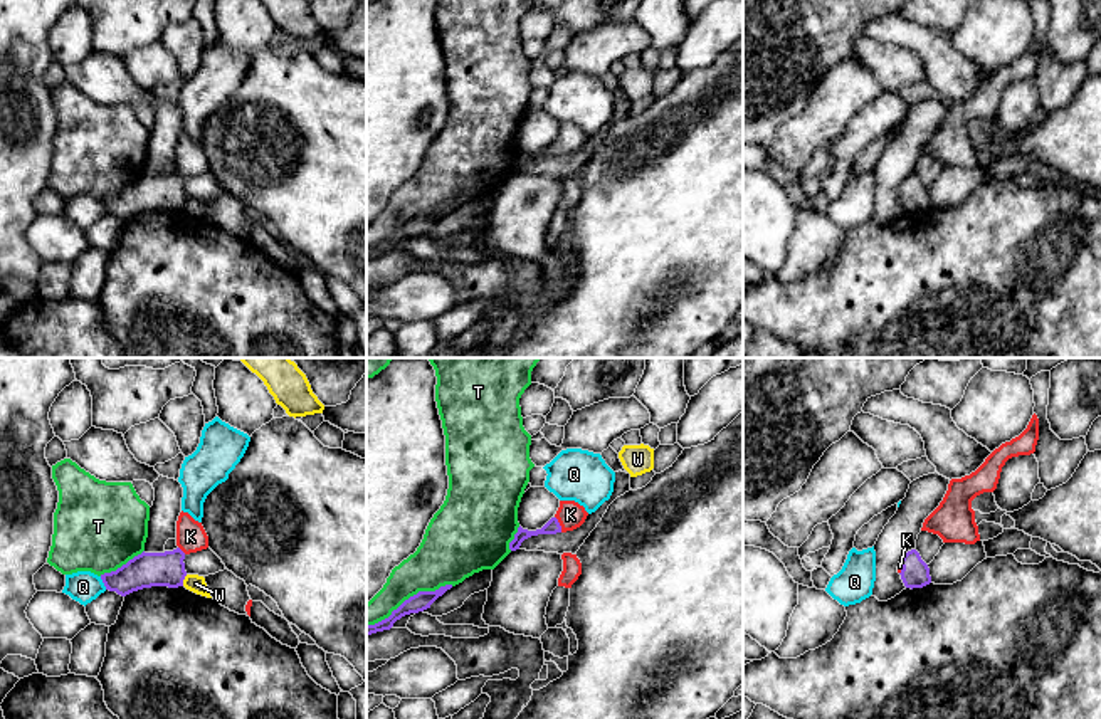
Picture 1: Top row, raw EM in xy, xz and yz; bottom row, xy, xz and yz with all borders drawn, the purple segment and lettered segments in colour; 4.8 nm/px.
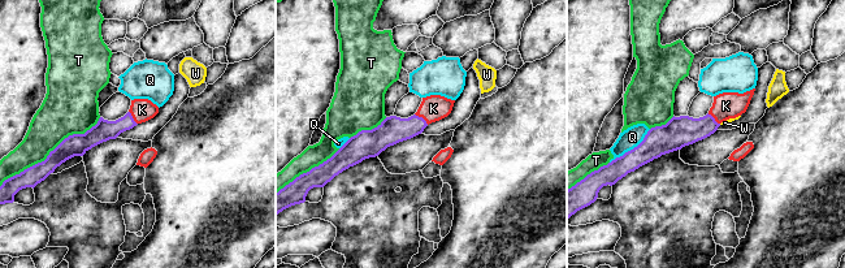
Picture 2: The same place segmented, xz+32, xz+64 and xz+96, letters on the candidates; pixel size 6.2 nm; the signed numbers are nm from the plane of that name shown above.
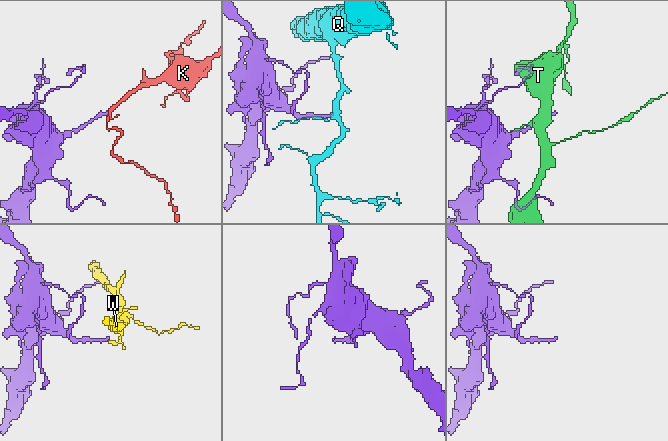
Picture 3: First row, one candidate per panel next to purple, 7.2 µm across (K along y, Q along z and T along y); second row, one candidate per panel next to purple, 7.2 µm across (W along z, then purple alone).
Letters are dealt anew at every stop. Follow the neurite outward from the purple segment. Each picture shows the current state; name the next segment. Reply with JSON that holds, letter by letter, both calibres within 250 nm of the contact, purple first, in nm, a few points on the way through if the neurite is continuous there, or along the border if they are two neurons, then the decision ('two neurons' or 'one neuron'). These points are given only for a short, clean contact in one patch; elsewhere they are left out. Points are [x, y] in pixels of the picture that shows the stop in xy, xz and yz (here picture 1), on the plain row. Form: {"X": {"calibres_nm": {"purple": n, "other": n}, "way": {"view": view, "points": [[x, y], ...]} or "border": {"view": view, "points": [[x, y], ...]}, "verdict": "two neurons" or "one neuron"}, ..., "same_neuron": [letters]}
{"K": {"calibres_nm": {"purple": 70, "other": 140}, "way": {"view": "xz", "points": [[552, 150], [558, 148], [570, 138]]}, "verdict": "one neuron"}, "Q": {"calibres_nm": {"purple": 170, "other": 150}, "verdict": "two neurons"}, "T": {"calibres_nm": {"purple": 90, "other": 260}, "verdict": "two neurons"}, "W": {"calibres_nm": {"purple": 170, "other": 90}, "border": {"view": "xy", "points": [[187, 199], [182, 209]]}, "verdict": "two neurons"}, "same_neuron": ["K"]}

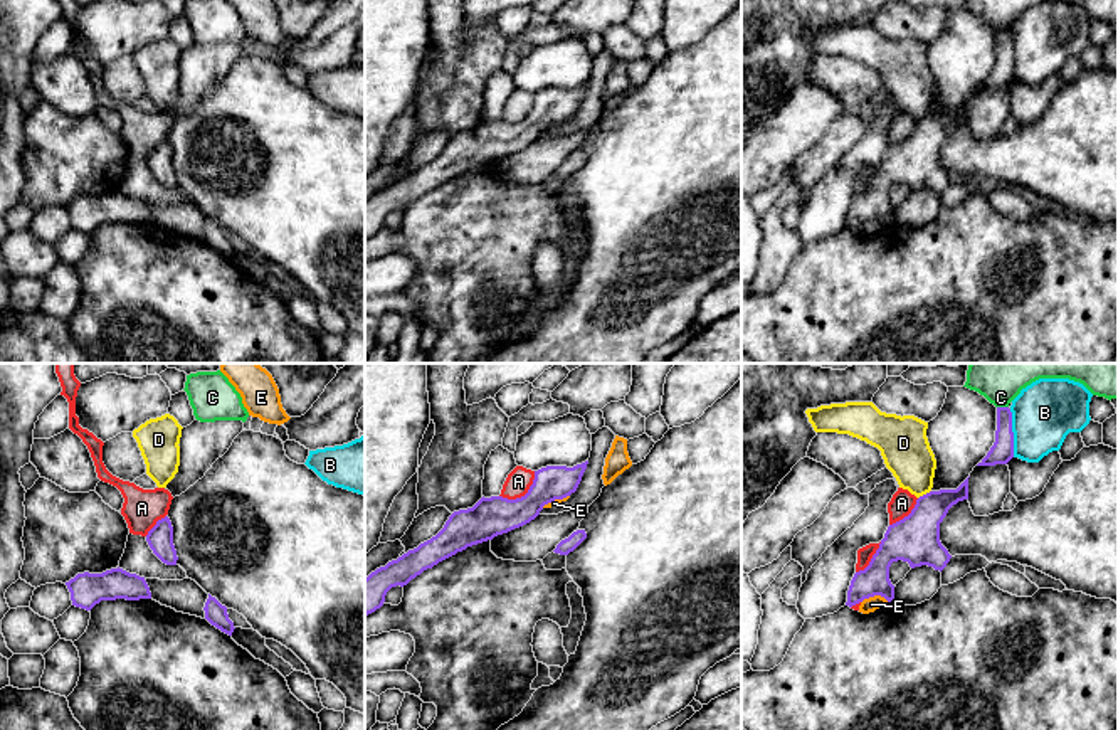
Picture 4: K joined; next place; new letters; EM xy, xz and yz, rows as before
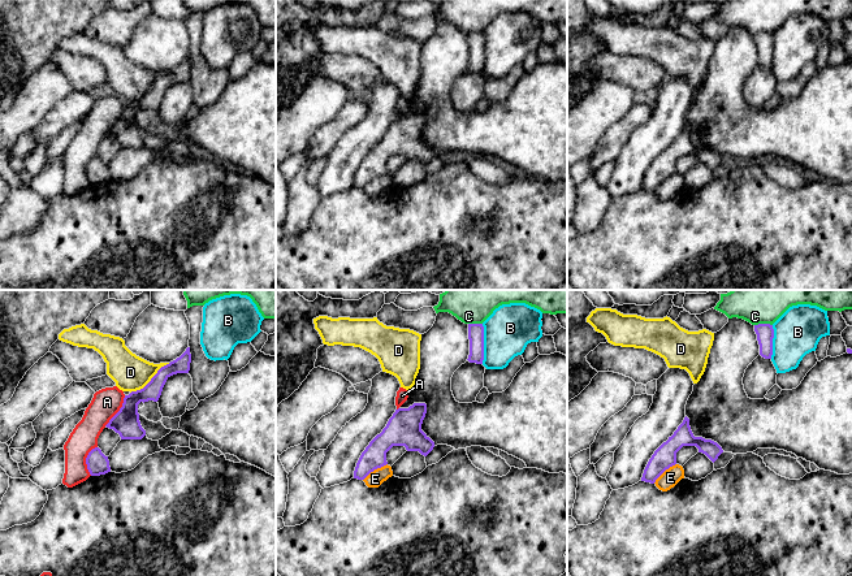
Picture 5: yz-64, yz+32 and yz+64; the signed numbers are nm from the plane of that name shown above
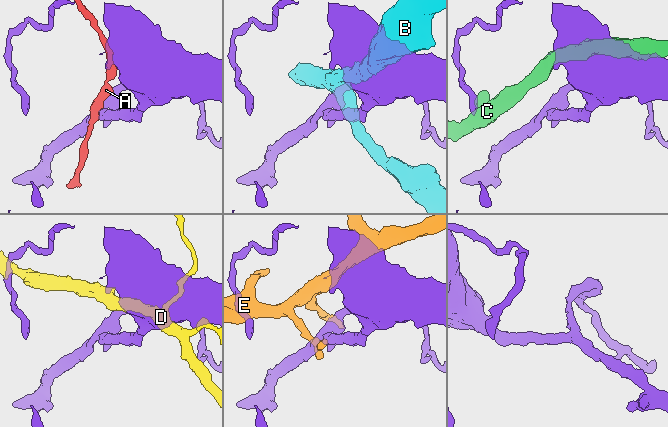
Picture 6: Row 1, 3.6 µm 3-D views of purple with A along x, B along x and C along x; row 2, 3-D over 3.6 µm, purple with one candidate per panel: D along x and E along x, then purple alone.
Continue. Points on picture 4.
{"A": {"calibres_nm": {"purple": 190, "other": 120}, "verdict": "two neurons"}, "B": {"calibres_nm": {"purple": 110, "other": 300}, "verdict": "two neurons"}, "C": {"calibres_nm": {"purple": 110, "other": 140}, "border": {"view": "yz", "points": [[997, 29], [1007, 31]]}, "verdict": "two neurons"}, "D": {"calibres_nm": {"purple": 240, "other": 240}, "border": {"view": "yz", "points": [[930, 113], [918, 121]]}, "verdict": "two neurons"}, "E": {"calibres_nm": {"purple": 140, "other": 70}, "border": {"view": "yz", "points": [[888, 224], [880, 219], [870, 219], [861, 226]]}, "verdict": "two neurons"}, "same_neuron": []}

